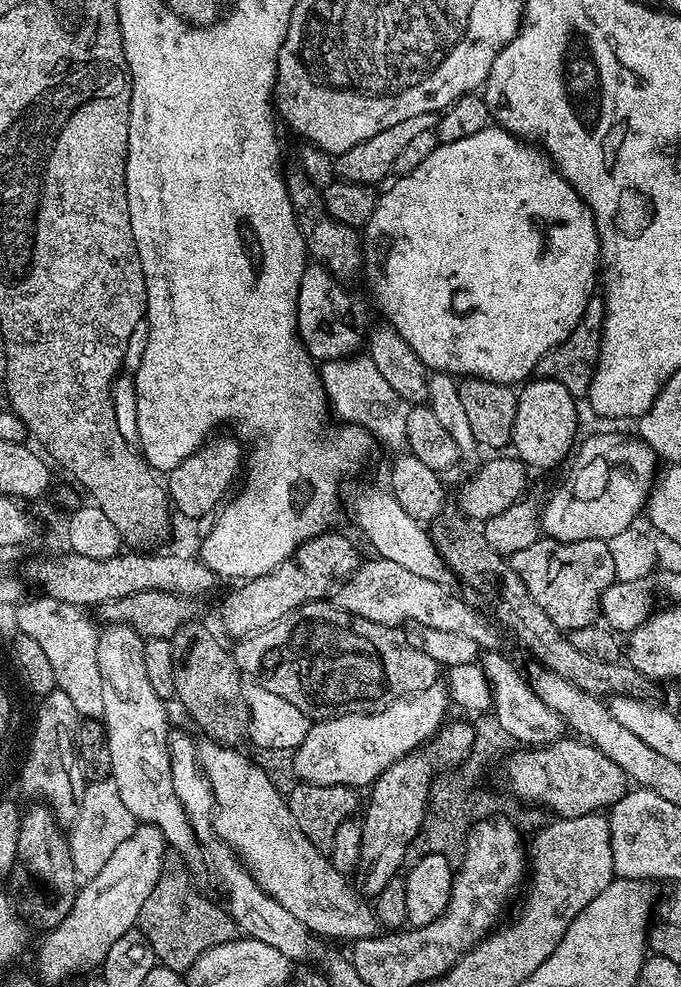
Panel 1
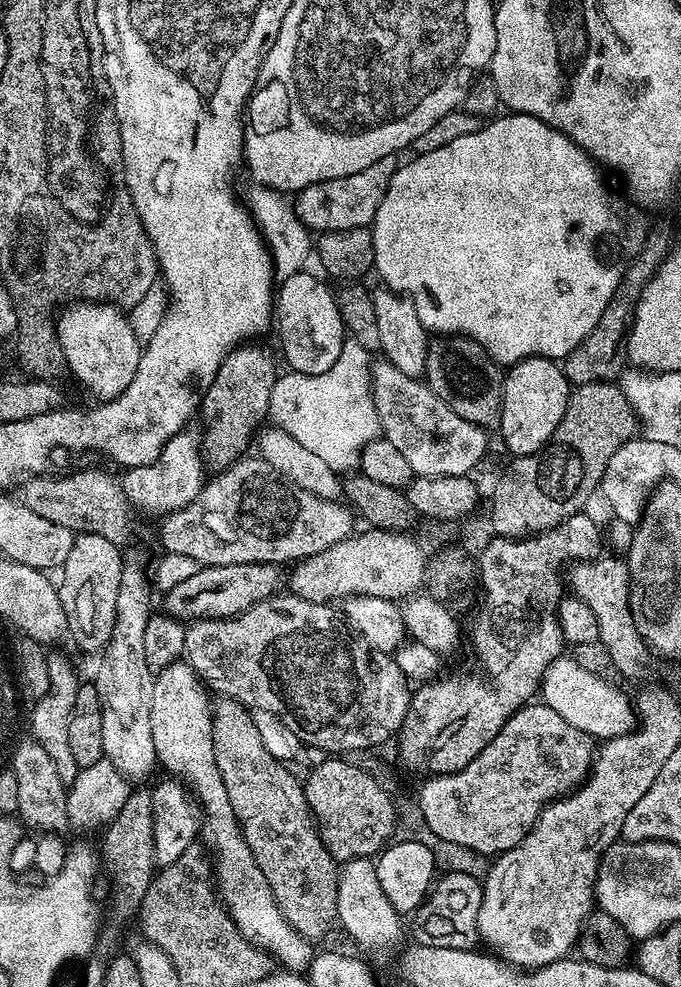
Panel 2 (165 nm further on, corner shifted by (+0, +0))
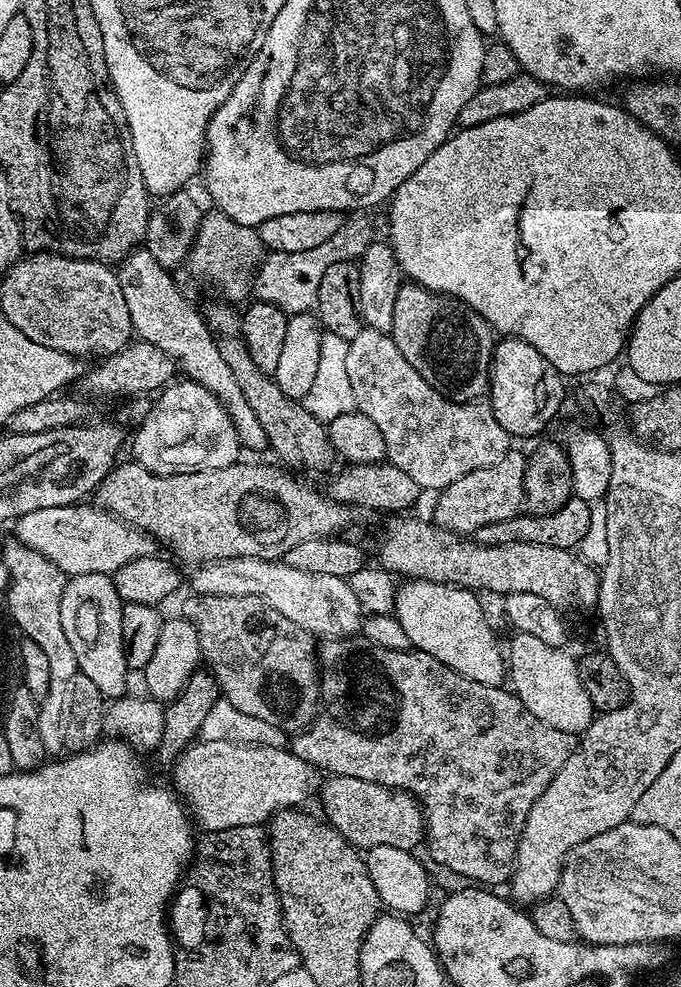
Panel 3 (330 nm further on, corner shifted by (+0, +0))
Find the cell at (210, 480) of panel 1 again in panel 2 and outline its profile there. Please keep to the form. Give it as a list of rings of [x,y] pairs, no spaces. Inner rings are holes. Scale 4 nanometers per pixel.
[[[256,346],[234,348],[222,366],[218,366],[214,382],[207,384],[202,392],[204,437],[199,437],[198,447],[205,469],[216,474],[247,453],[244,451],[251,440],[253,443],[254,433],[268,420],[270,390],[274,390],[278,369],[266,349],[252,347]]]

